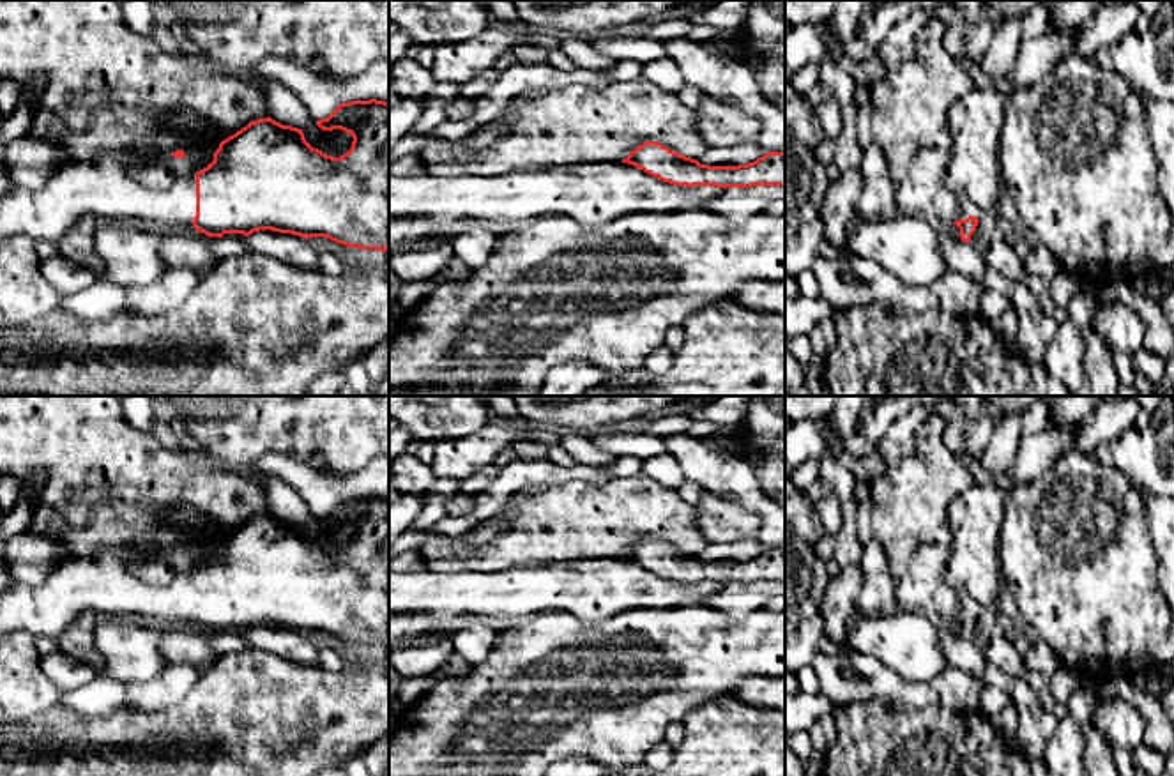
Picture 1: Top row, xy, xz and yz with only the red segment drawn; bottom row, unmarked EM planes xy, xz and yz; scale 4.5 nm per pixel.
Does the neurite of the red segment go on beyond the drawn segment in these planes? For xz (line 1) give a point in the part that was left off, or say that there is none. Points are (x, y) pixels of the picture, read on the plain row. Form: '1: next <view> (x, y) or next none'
1: next none

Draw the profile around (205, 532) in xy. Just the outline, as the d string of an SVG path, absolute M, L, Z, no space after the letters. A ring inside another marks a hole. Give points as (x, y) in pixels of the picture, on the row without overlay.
M189 504L163 507L161 513L166 516L172 529L189 534L184 544L193 548L186 552L191 555L191 562L207 564L214 557L214 548L219 544L219 539L237 529L217 525L212 518Z

